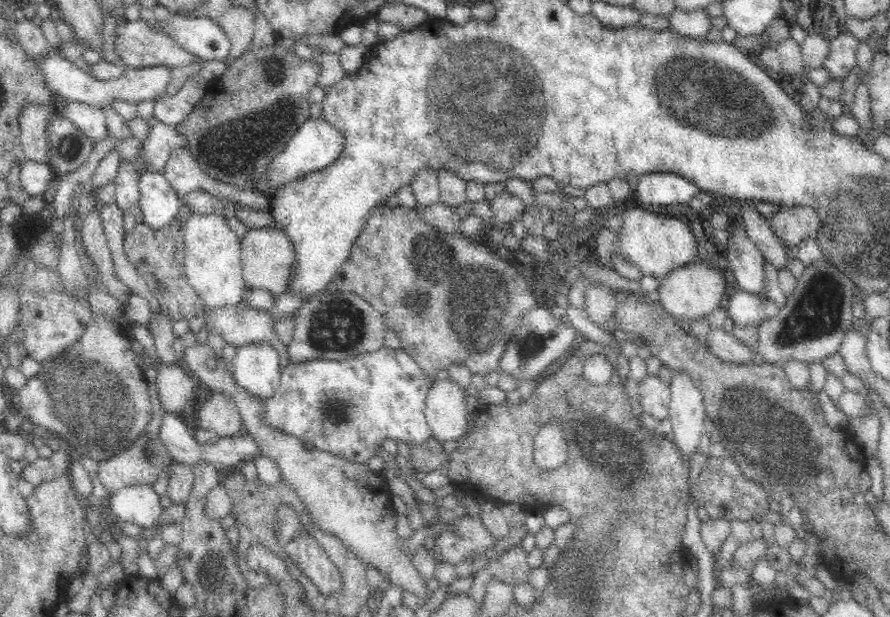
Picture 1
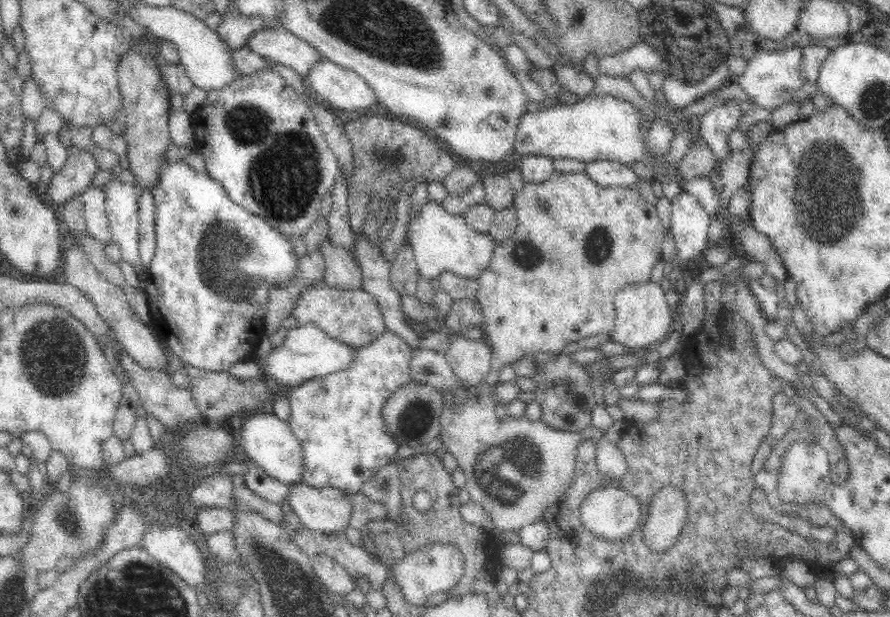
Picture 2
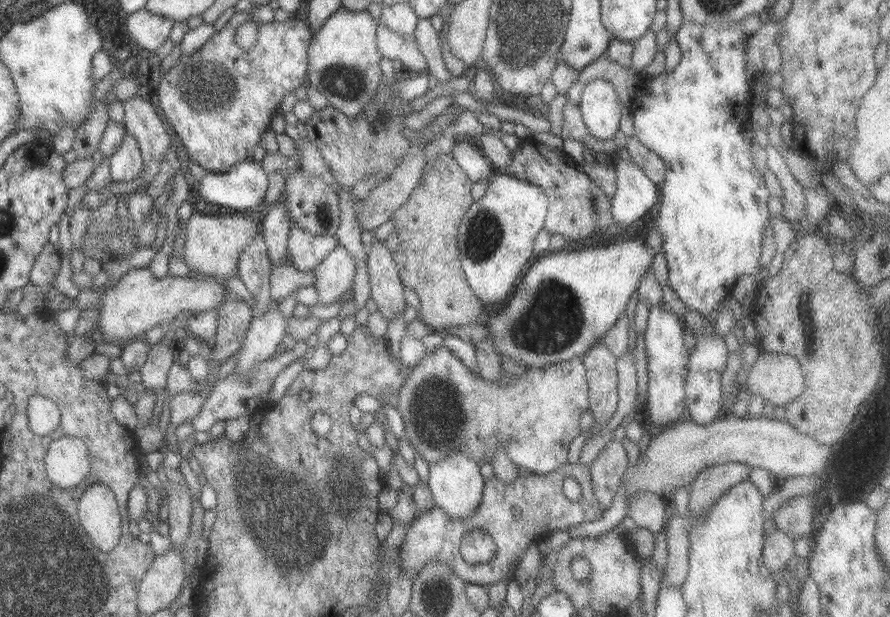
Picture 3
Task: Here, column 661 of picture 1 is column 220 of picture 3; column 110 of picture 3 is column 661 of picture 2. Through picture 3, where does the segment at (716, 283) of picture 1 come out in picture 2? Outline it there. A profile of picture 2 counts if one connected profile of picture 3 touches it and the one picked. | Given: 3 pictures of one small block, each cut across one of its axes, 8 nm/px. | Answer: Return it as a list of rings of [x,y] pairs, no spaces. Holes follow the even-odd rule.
[[[648,281],[627,284],[615,298],[615,325],[611,340],[624,344],[628,351],[642,351],[650,344],[667,339],[674,326],[675,308],[666,301],[659,282]]]

